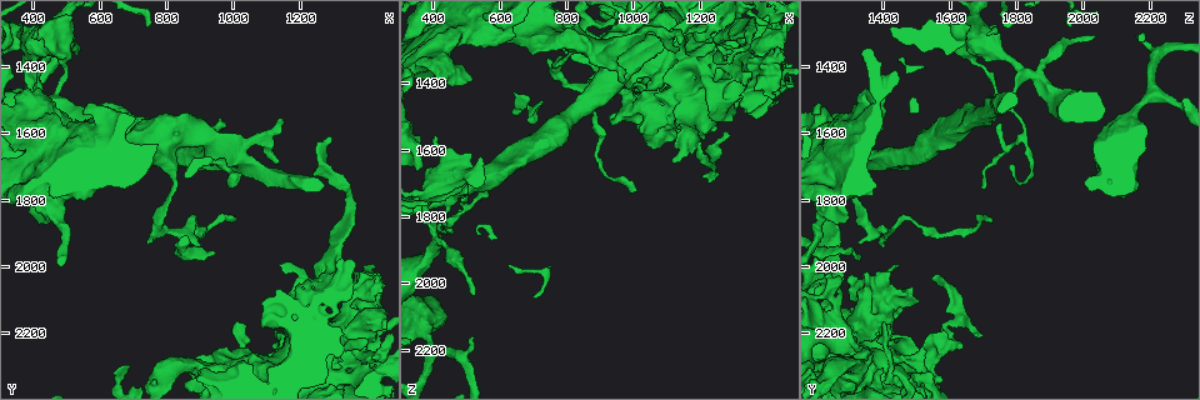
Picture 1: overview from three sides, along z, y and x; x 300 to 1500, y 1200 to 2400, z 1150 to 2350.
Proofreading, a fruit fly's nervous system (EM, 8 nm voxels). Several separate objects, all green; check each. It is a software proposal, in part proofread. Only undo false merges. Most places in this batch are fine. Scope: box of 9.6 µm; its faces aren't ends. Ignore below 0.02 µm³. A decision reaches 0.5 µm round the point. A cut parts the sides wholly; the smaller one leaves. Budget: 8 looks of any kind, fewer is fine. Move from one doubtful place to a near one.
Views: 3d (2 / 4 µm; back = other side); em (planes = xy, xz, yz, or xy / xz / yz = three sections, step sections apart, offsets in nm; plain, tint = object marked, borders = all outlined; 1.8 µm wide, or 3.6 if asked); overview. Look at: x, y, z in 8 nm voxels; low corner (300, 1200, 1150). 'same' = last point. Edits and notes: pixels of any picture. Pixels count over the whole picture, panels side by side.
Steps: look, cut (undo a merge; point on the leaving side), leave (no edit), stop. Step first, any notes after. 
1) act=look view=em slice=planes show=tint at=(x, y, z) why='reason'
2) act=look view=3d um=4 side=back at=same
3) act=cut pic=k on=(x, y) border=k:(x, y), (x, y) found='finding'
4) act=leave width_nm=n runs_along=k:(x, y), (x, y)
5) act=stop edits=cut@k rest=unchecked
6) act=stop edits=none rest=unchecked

act=look view=3d um=2 at=(940, 1640, 1310) why='calibre changes'

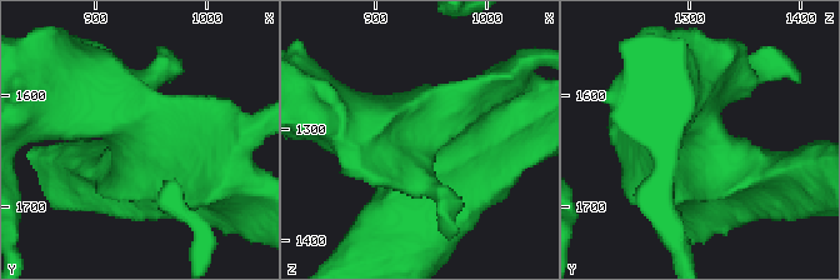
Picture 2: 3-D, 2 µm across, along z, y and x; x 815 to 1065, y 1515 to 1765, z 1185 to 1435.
act=look view=em slice=planes show=plain at=(940, 1636, 1308)

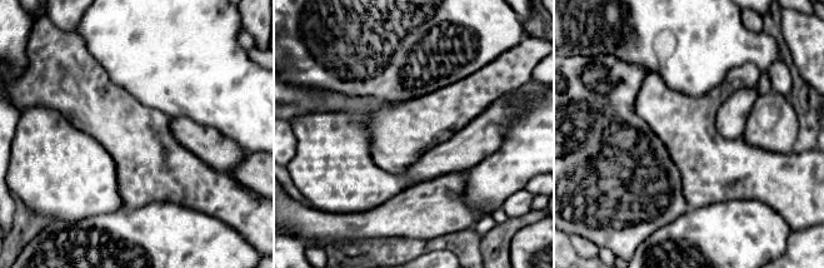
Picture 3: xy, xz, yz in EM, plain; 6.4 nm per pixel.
act=look view=em slice=planes show=tint at=same why='with the object marked'

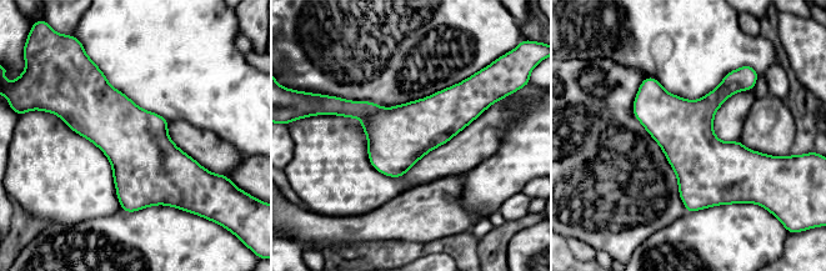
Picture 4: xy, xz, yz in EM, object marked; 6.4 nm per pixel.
act=leave width_nm=380 found='continuous, no second cell'

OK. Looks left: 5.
act=look view=em slice=planes show=tint at=(1220, 2060, 1240) why='a fork'

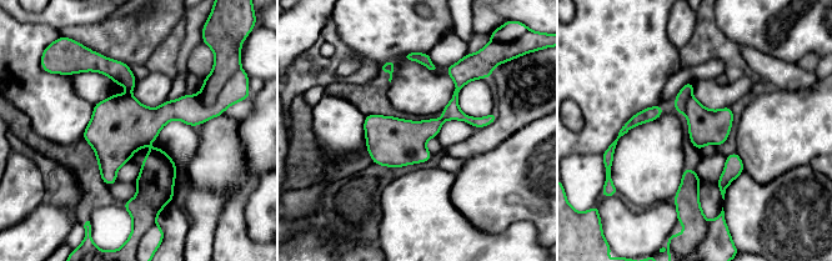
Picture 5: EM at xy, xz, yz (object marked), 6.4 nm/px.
act=cut pic=5 on=(189, 109) border=5:(196, 95), (205, 104), (217, 98) found='a second cell is stuck on'

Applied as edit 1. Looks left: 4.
act=look view=overview why='redraw'

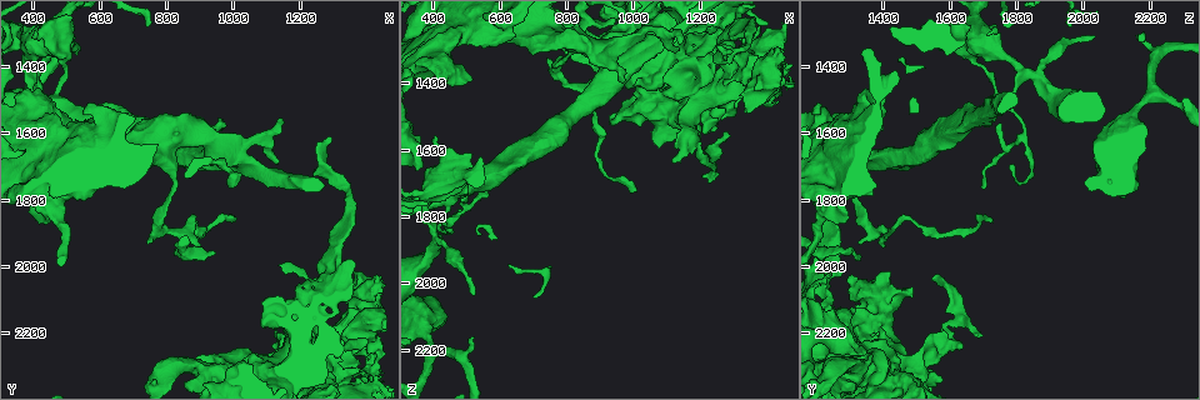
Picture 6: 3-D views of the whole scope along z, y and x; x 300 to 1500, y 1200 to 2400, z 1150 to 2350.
act=look view=em slice=yz step=4 show=tint at=(1180, 2290, 1500) why='thin arm on a thick one'

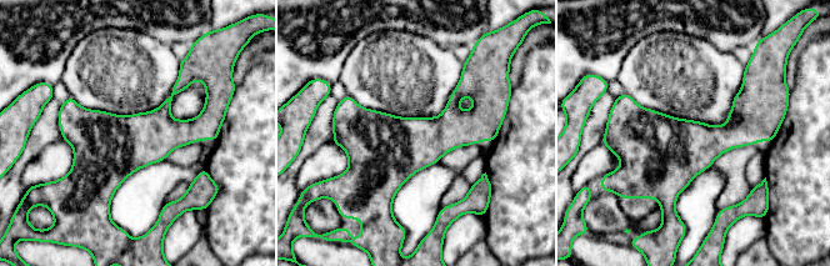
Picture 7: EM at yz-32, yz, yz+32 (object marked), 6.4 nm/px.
act=leave found='one cell here'

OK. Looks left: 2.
act=stop edits=cut@5 rest=unchecked

